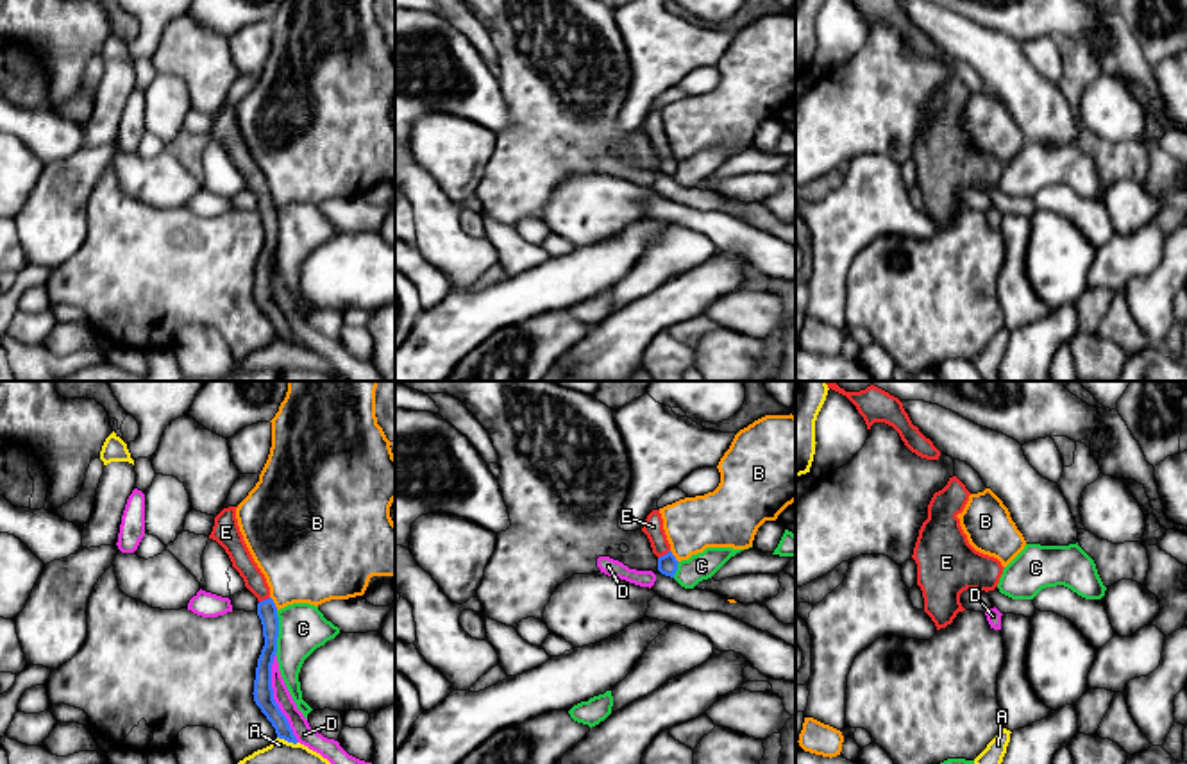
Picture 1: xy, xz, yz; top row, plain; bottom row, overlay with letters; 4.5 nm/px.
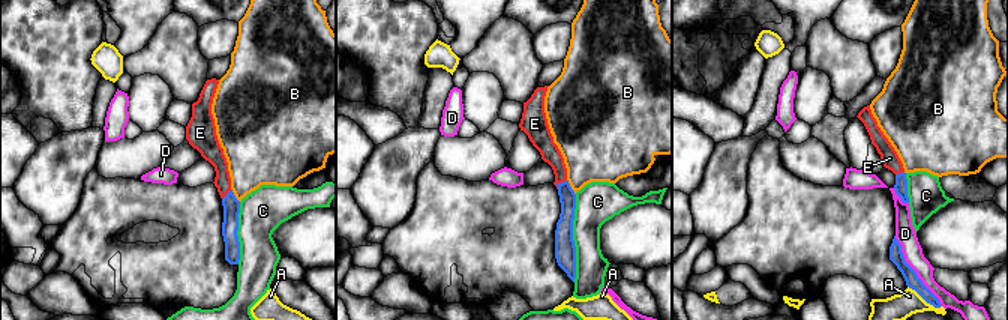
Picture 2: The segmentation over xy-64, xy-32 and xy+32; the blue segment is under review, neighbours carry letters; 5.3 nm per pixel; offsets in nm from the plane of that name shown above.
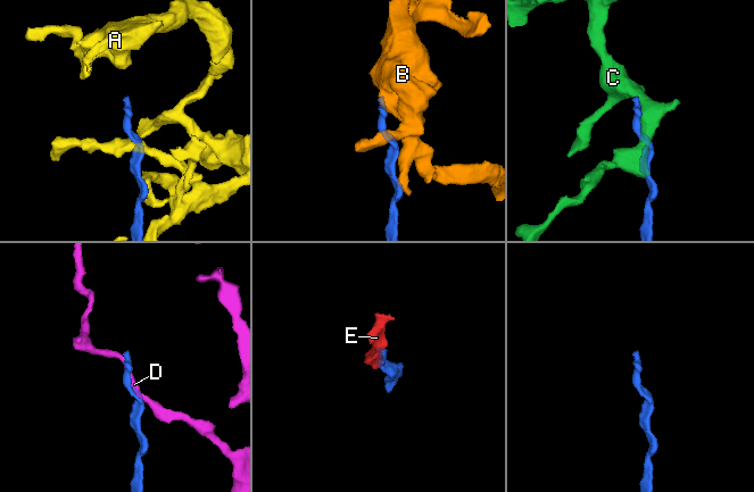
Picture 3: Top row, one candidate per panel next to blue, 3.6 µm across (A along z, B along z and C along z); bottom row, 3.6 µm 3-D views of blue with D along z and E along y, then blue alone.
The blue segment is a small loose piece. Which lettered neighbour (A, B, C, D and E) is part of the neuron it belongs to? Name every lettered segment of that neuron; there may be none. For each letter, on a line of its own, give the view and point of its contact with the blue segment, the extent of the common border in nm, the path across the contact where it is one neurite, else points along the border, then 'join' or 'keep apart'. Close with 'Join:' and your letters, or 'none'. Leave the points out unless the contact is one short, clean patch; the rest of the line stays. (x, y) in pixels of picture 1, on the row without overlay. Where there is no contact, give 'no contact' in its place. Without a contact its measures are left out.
A: xy (288, 340) | 100 nm | along xy (277, 335), (297, 342) | keep apart
B: xy (274, 203) | 70 nm | along xy (270, 195), (277, 208) | keep apart
C: xy (277, 231) | 200 nm | keep apart
D: xy (272, 297) | 400 nm | keep apart
E: xz (664, 154) | 70 nm | across xz (667, 163), (664, 154), (653, 126) | join
Join: E

